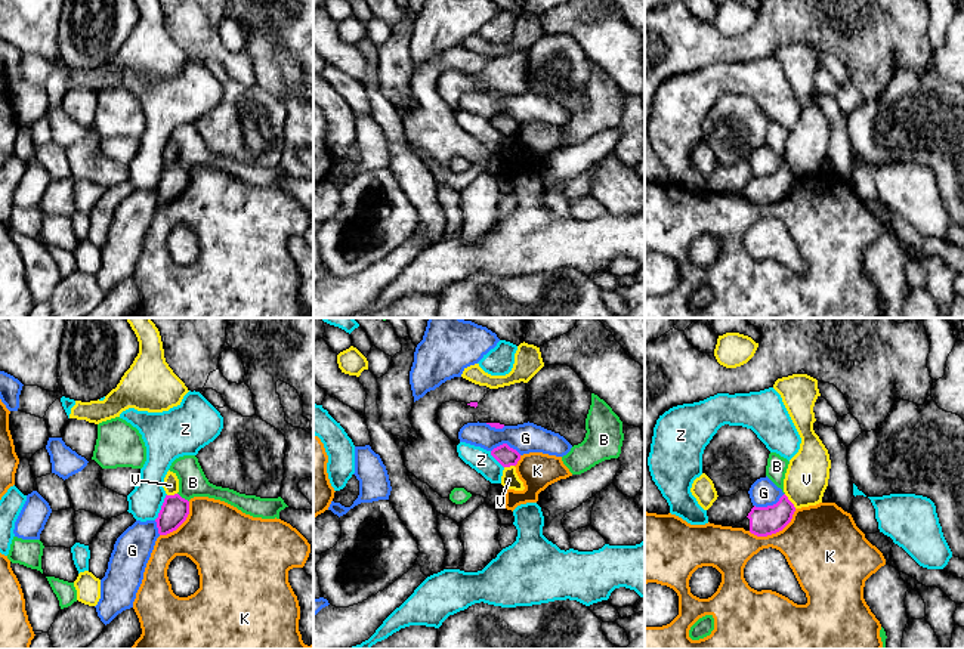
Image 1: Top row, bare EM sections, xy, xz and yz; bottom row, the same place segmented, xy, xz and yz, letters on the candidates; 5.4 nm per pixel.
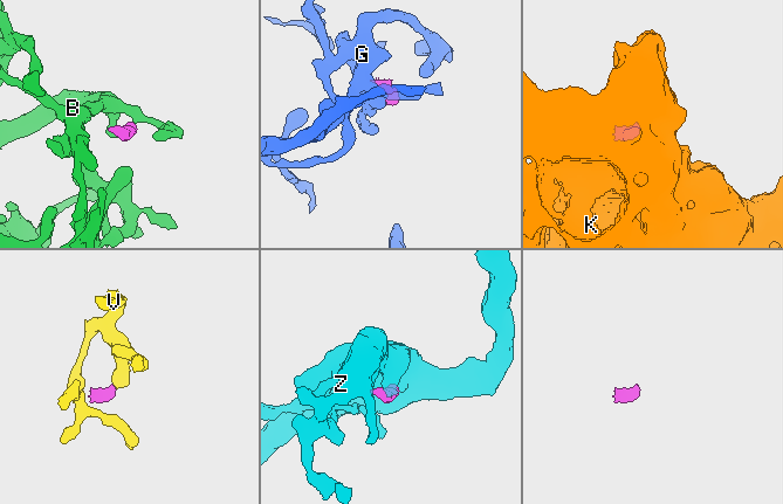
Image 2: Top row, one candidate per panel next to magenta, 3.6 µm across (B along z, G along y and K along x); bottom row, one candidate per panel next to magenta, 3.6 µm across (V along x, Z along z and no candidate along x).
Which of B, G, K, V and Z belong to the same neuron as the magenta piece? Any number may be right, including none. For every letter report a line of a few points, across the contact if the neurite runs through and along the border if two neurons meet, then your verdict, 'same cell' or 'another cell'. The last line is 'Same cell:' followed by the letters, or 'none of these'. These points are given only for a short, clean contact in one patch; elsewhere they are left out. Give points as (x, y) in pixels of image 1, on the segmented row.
B: xy (178, 493), (188, 501) | another cell
G: yz (784, 494), (772, 504), (754, 506) | another cell
K: another cell
V: yz (784, 494), (796, 507) | another cell
Z: xy (166, 494), (161, 509), (154, 519) | another cell
Same cell: none of these

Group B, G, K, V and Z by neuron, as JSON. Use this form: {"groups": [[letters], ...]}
{"groups": [["B"], ["G"], ["K"], ["V"], ["Z"]]}

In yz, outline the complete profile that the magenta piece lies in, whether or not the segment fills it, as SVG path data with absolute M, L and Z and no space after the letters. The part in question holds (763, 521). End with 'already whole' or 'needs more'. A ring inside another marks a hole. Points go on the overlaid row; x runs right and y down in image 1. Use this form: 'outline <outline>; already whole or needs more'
outline M784 494L779 501L767 507L753 507L748 516L732 528L744 528L757 537L767 537L782 531L792 519L794 504Z; needs more

